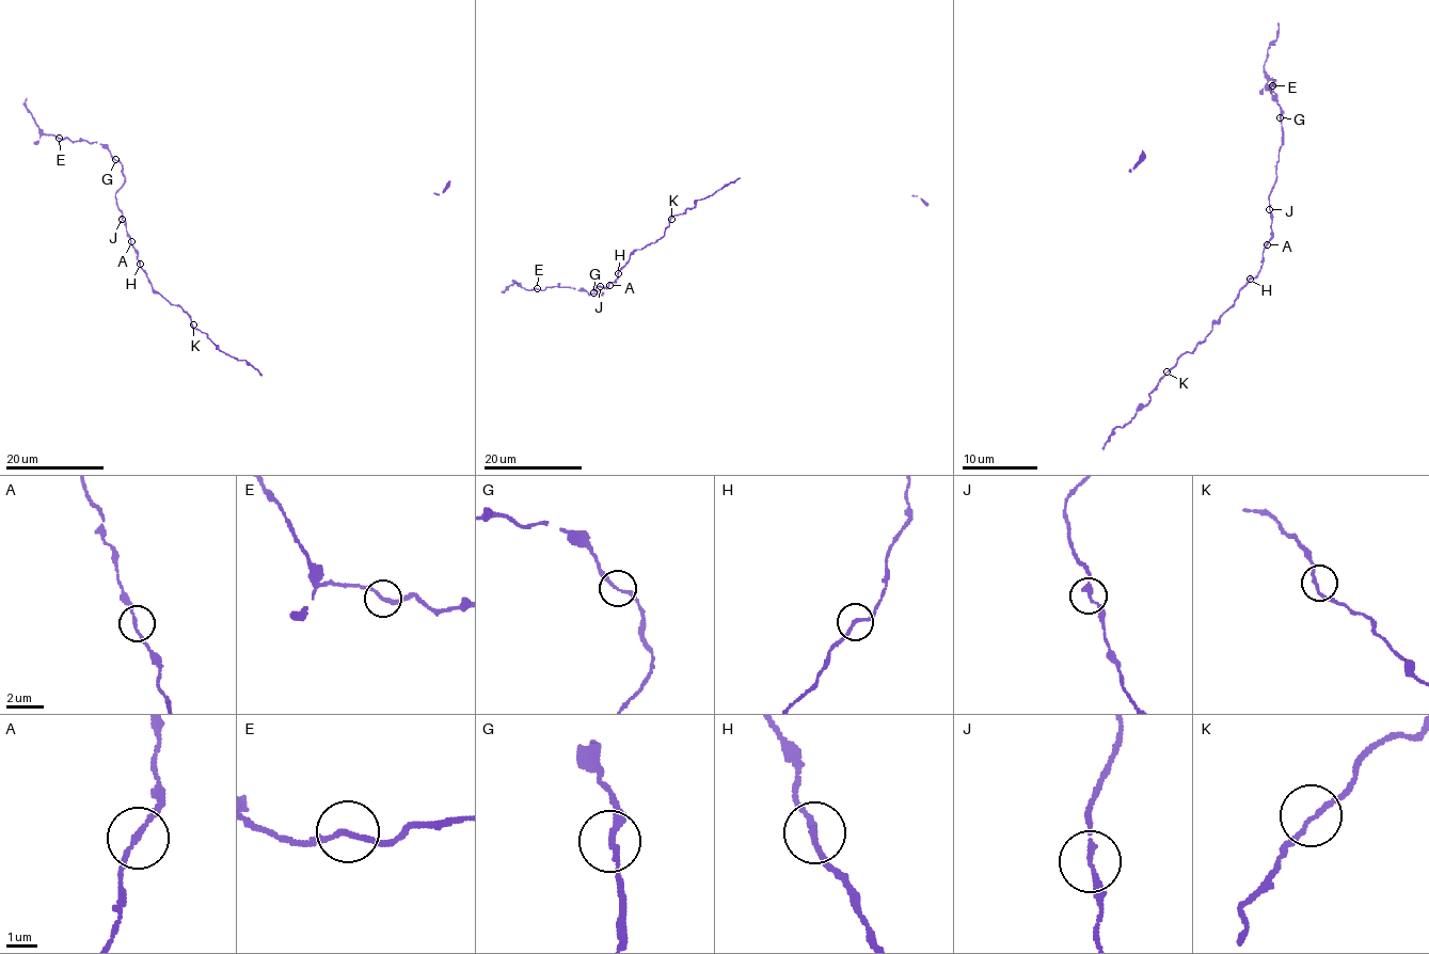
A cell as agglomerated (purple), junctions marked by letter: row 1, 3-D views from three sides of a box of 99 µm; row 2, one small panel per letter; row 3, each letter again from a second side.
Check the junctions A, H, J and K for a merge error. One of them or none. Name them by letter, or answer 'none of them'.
none of them

